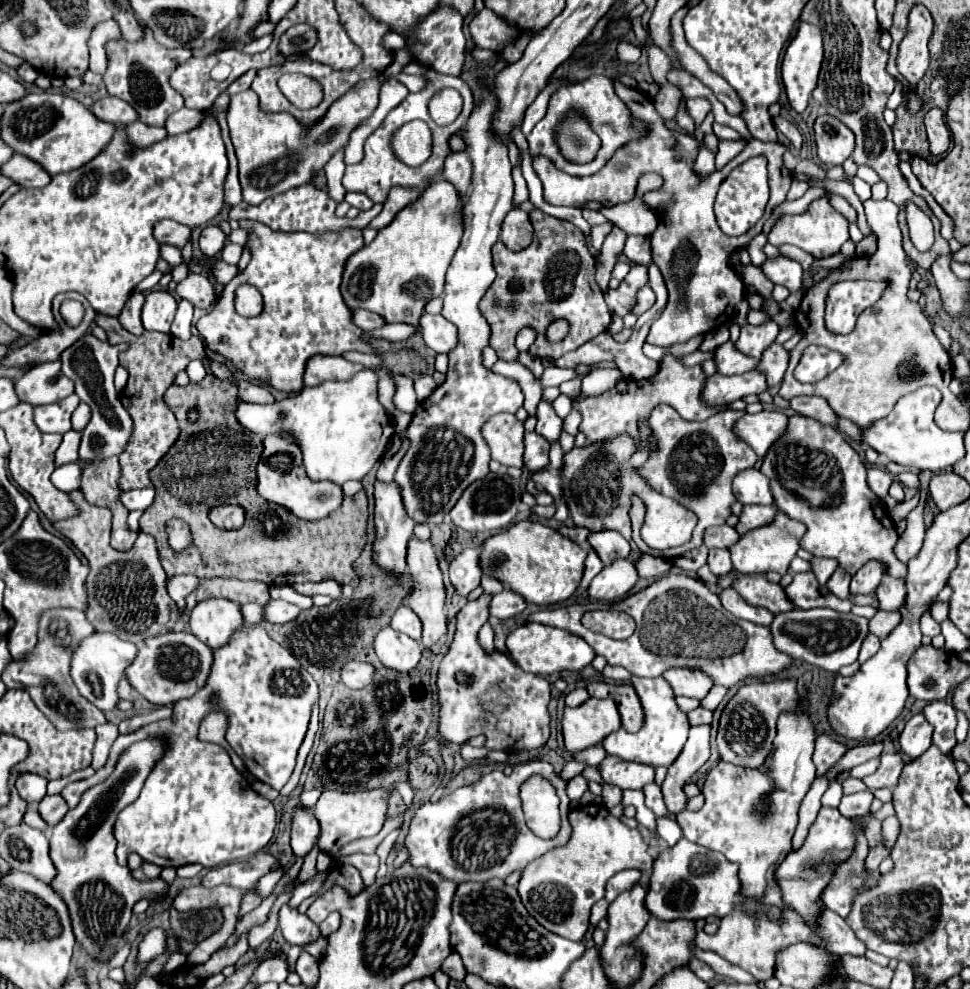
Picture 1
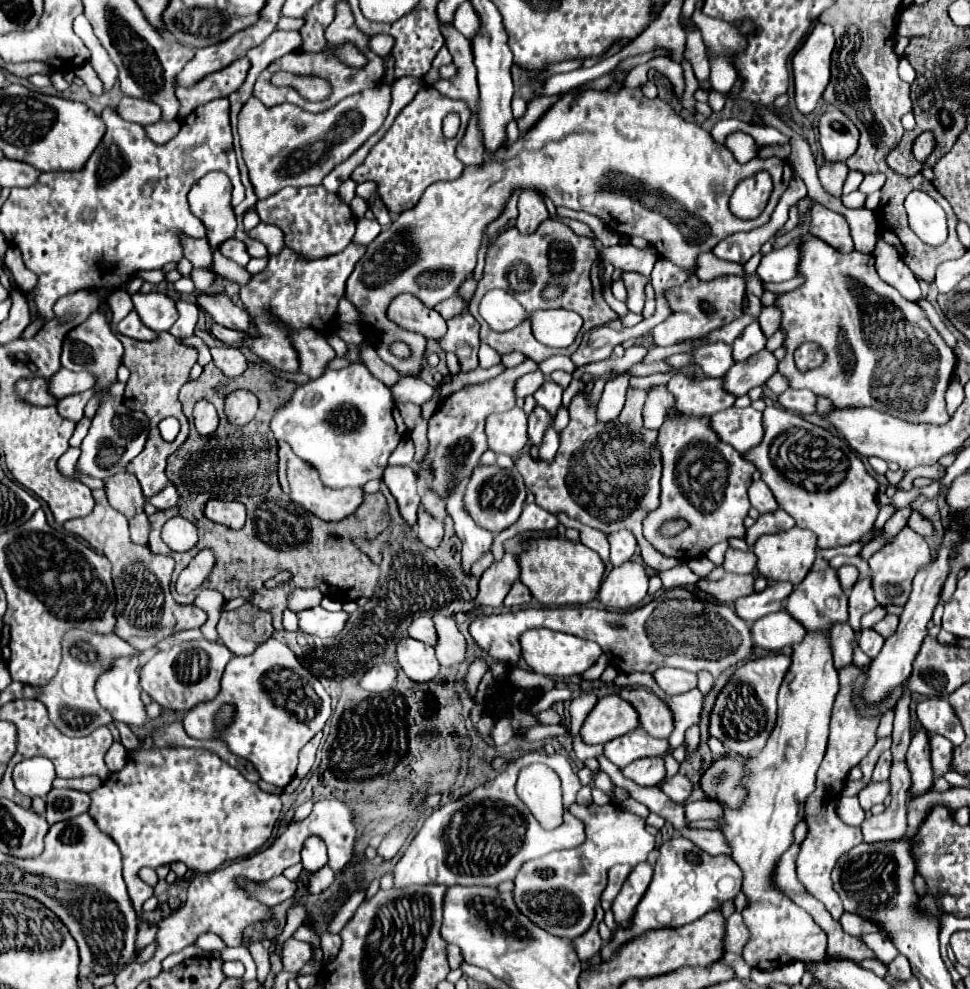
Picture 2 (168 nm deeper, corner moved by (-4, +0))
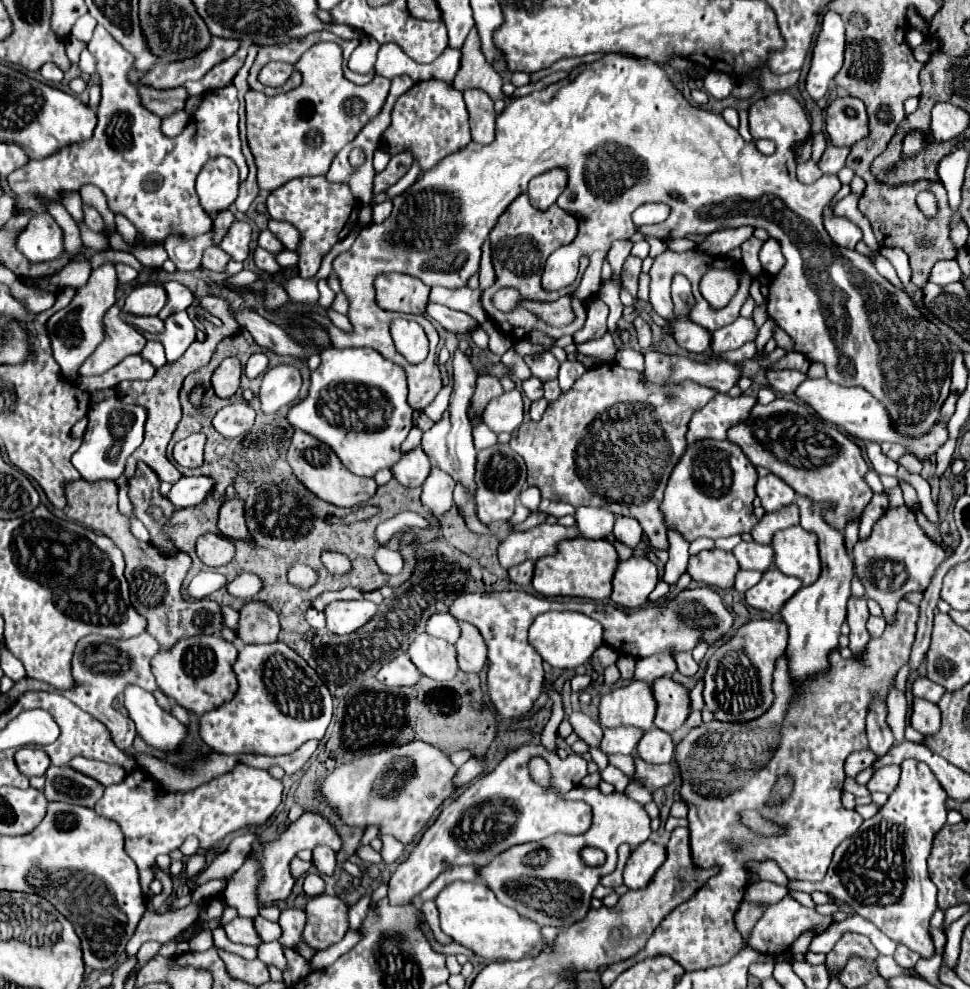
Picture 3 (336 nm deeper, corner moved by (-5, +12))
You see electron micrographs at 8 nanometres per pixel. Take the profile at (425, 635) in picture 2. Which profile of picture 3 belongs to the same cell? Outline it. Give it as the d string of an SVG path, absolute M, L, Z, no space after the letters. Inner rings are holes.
M434 614L426 624L426 632L450 644L456 644L460 638L460 626L450 614Z

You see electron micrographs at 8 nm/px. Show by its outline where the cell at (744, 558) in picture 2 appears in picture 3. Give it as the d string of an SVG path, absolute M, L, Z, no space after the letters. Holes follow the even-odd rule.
M740 542L732 554L736 556L742 570L766 572L774 562L772 546L762 546L758 542Z

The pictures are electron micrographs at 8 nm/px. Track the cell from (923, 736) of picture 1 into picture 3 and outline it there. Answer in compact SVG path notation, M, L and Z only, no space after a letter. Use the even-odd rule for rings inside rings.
M904 760L898 786L876 816L864 820L862 826L836 848L824 880L818 884L790 882L788 888L826 892L876 924L888 938L912 948L920 956L932 956L934 944L928 928L936 910L936 886L928 876L926 860L934 834L946 824L950 810L946 800L946 792L942 792L942 786L926 764Z

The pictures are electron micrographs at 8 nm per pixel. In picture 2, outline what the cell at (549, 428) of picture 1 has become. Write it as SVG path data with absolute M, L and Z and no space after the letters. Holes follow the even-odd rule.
M547 380L547 382L533 394L533 398L537 400L537 404L539 404L541 408L545 408L545 410L555 418L557 412L559 412L559 408L561 408L561 394L563 394L563 388L557 386L555 382Z

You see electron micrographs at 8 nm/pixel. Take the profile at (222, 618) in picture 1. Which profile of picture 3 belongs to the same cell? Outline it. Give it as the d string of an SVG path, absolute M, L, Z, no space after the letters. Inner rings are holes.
M252 602L240 610L240 628L238 638L244 644L266 644L276 642L280 634L280 622L276 612L262 604Z

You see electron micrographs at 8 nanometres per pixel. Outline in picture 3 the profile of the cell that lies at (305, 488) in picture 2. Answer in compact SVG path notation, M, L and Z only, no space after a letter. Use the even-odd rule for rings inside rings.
M296 430L290 450L288 450L288 462L294 468L294 474L298 476L298 480L302 480L302 484L306 484L306 488L310 488L310 492L314 492L318 498L342 506L342 508L352 508L358 506L366 500L370 500L376 494L376 482L370 478L360 478L354 476L352 472L348 472L348 468L340 462L340 458L334 454L334 450L328 444L322 444L320 440L316 440L314 436Z

